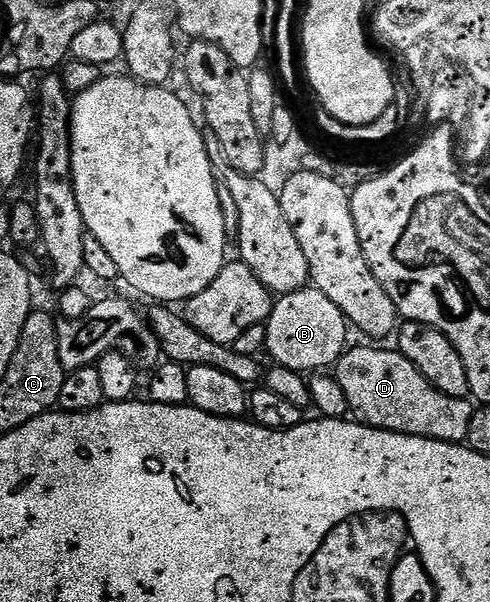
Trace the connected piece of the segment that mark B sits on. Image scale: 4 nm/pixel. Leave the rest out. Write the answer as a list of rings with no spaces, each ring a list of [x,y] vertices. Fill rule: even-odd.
[[[313,285],[302,287],[297,293],[278,296],[265,326],[266,354],[271,354],[278,366],[300,373],[319,373],[324,369],[334,368],[348,346],[347,319],[341,309],[337,309],[337,305],[333,305],[333,301],[329,301],[329,297],[325,297],[325,293],[321,293]]]

